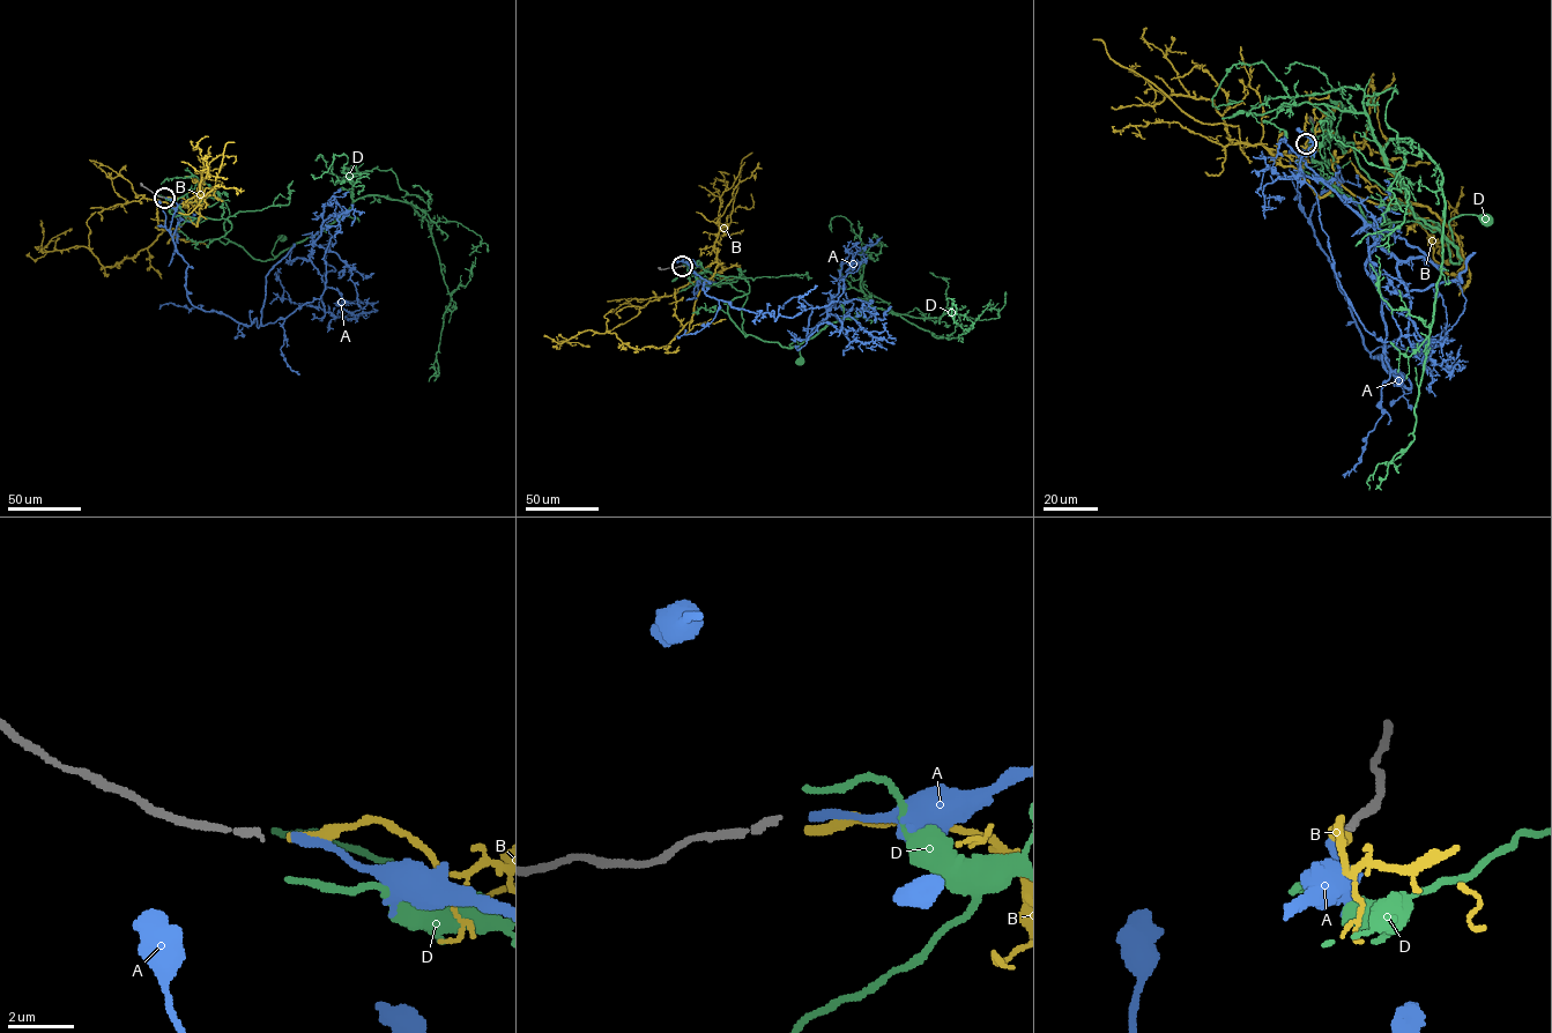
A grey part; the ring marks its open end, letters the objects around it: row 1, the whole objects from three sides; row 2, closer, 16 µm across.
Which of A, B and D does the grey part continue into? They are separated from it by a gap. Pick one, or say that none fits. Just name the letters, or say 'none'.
A

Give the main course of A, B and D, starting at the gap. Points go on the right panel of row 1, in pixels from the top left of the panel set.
A: (1306, 143), (1300, 208), (1394, 384), (1386, 231), (1443, 268), (1397, 265), (1418, 357), (1438, 289)
B: (1306, 143), (1320, 197), (1337, 180), (1439, 217), (1449, 275), (1427, 237), (1448, 244), (1458, 201)
D: (1304, 147), (1331, 117), (1330, 133), (1352, 143), (1371, 179), (1439, 223), (1454, 262), (1448, 222), (1489, 218)

